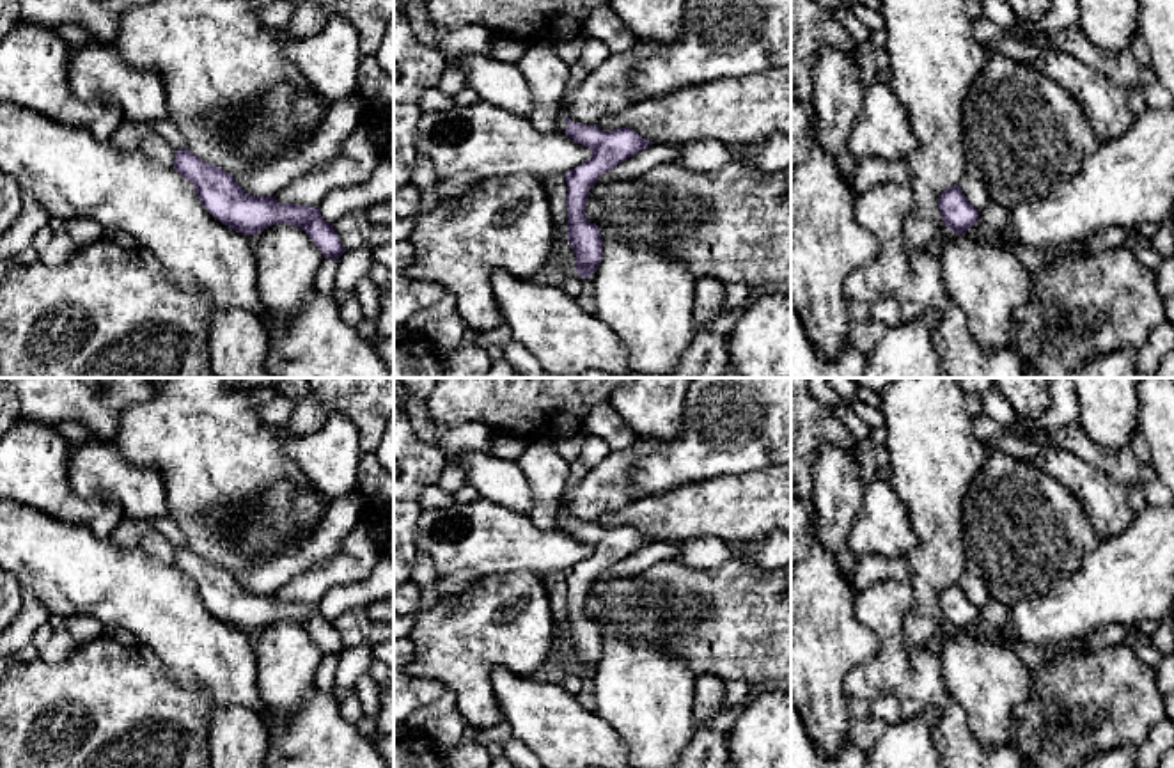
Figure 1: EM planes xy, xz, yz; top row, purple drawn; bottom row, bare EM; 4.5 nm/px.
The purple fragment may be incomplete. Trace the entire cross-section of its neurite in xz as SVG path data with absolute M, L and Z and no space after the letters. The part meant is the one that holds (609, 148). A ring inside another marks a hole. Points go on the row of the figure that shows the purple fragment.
M560 110L555 117L557 131L589 147L592 158L566 174L567 183L567 241L576 255L575 271L591 278L603 259L603 238L596 223L585 216L589 190L598 179L642 149L653 145L631 128L601 131L566 117Z

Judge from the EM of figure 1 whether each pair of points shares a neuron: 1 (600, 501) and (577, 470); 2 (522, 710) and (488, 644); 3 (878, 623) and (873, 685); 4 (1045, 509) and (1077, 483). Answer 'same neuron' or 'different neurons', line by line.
1: different neurons
2: different neurons
3: same neuron
4: different neurons

